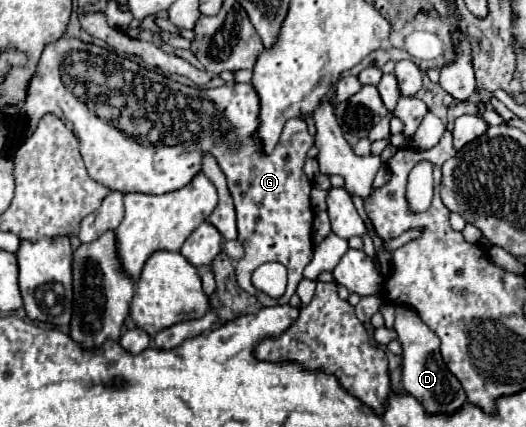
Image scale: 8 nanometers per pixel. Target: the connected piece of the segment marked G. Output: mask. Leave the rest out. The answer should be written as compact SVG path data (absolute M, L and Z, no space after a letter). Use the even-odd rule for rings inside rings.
M61 37L59 41L45 47L35 77L29 83L27 99L21 109L21 119L27 123L27 135L35 129L37 121L47 113L55 113L75 131L81 155L89 175L121 193L169 193L177 191L201 171L203 155L213 155L219 163L221 171L227 177L229 193L235 201L237 211L237 231L239 241L245 247L245 257L235 263L237 283L251 295L259 299L261 305L271 307L279 303L287 303L295 293L297 283L303 279L303 269L313 257L313 241L311 241L311 225L313 225L313 209L311 209L311 189L313 181L303 173L305 165L305 149L309 149L315 139L309 133L309 127L303 119L289 119L283 127L281 139L273 153L265 155L259 151L261 141L257 139L259 127L259 99L257 91L253 91L251 83L231 83L211 89L189 87L177 81L167 79L161 73L149 71L129 59L117 57L113 51L103 47L83 43L79 39ZM267 261L279 261L289 271L289 283L283 297L273 299L261 291L257 291L251 283L253 271Z

